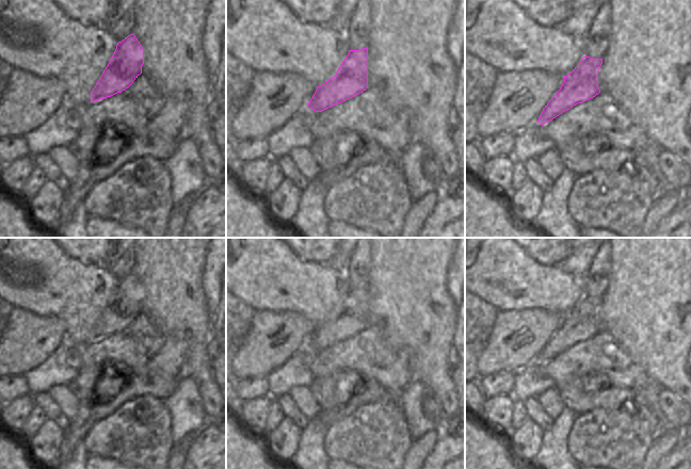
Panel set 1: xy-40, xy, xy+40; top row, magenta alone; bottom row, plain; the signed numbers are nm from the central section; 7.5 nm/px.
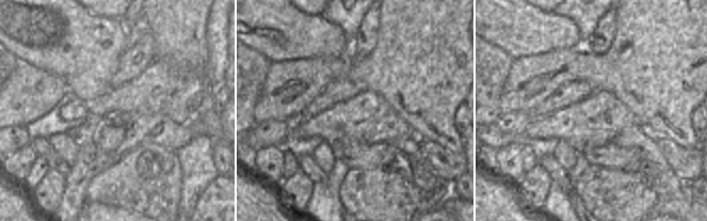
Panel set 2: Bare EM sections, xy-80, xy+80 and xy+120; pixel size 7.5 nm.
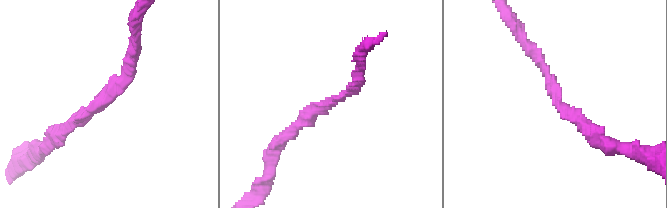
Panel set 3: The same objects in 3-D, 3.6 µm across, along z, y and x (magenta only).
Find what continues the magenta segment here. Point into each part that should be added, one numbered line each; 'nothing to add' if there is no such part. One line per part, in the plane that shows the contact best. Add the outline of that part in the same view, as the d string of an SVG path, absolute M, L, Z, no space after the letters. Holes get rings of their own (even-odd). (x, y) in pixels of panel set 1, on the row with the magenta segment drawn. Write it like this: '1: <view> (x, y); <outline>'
nothing to add

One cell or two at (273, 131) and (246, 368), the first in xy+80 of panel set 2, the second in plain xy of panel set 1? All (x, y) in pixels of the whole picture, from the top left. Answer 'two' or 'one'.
two

